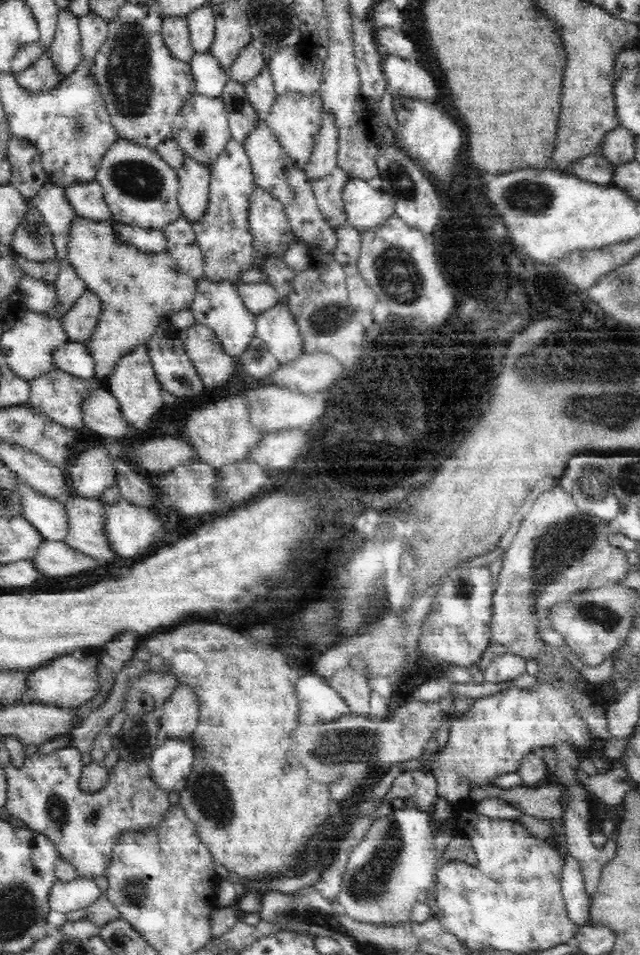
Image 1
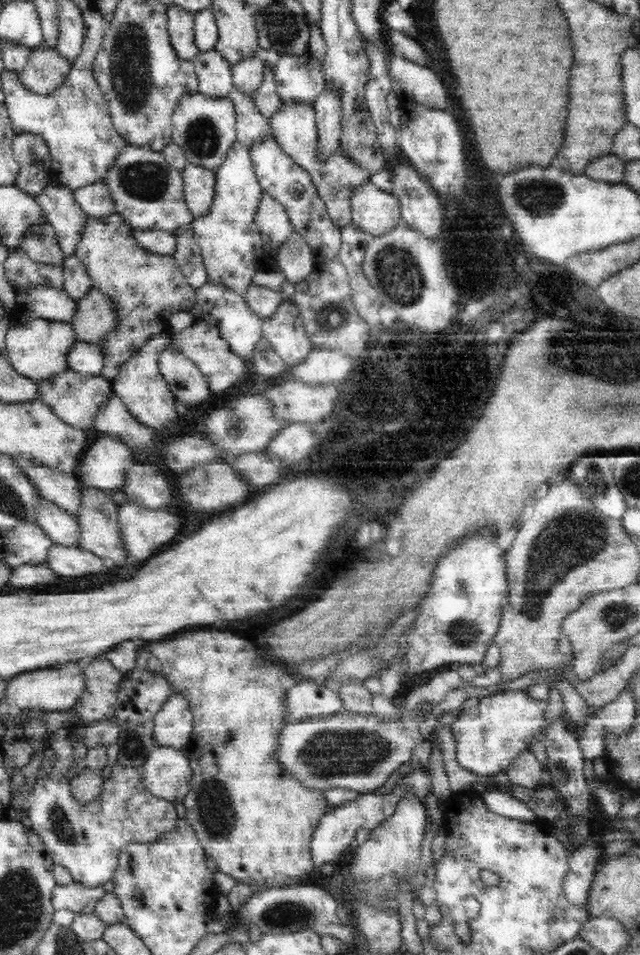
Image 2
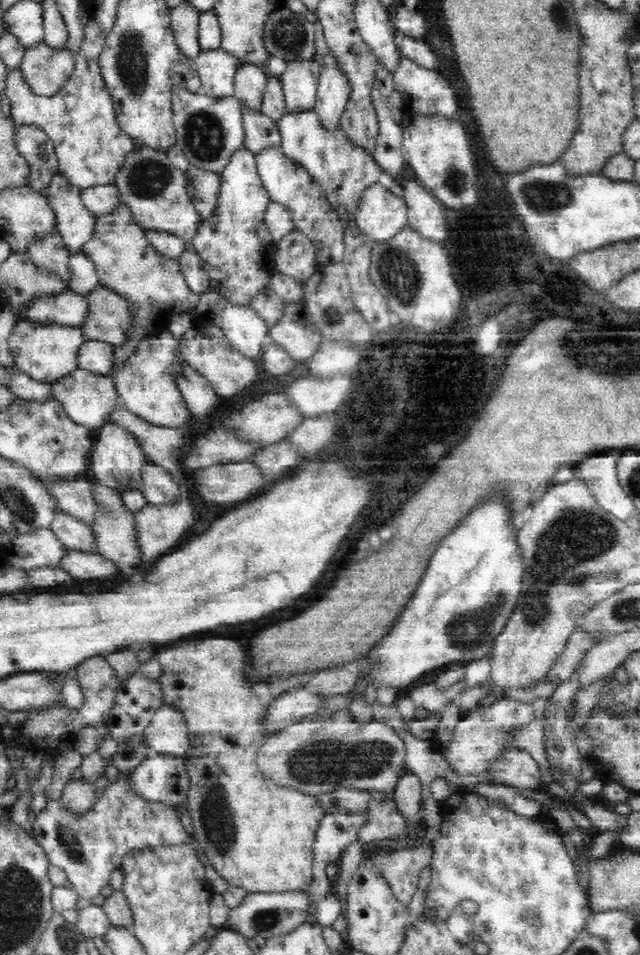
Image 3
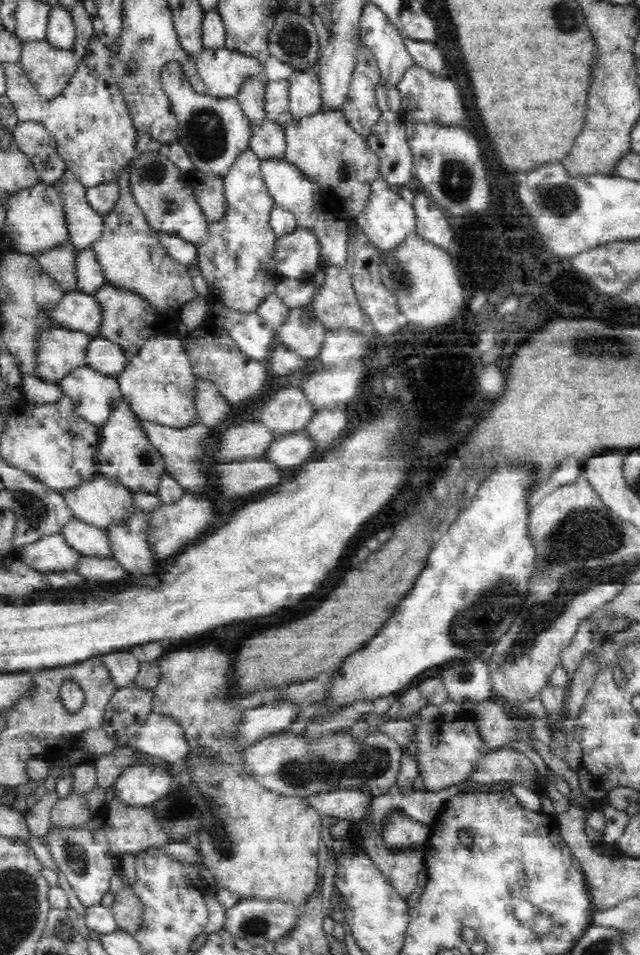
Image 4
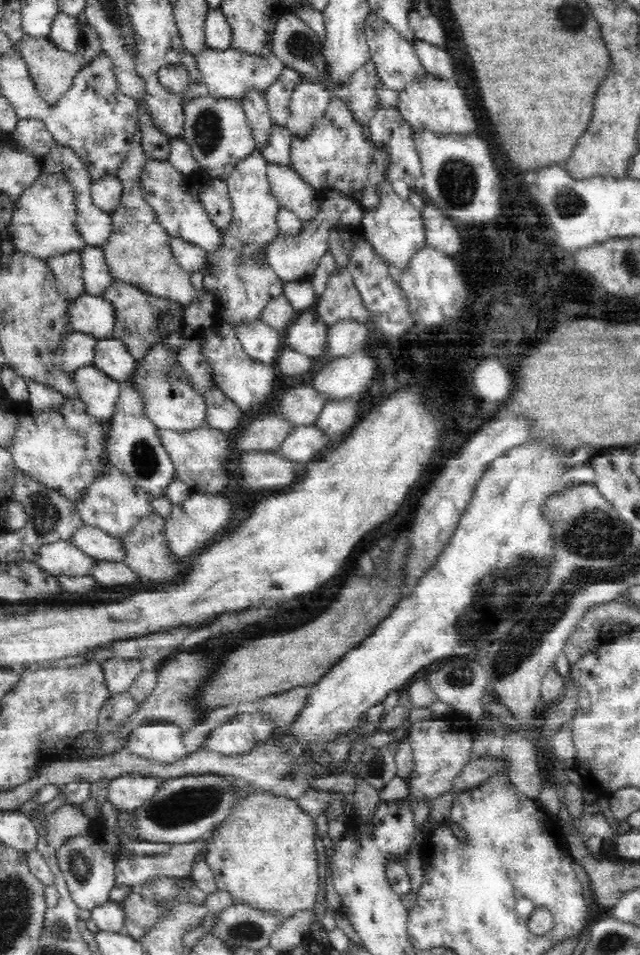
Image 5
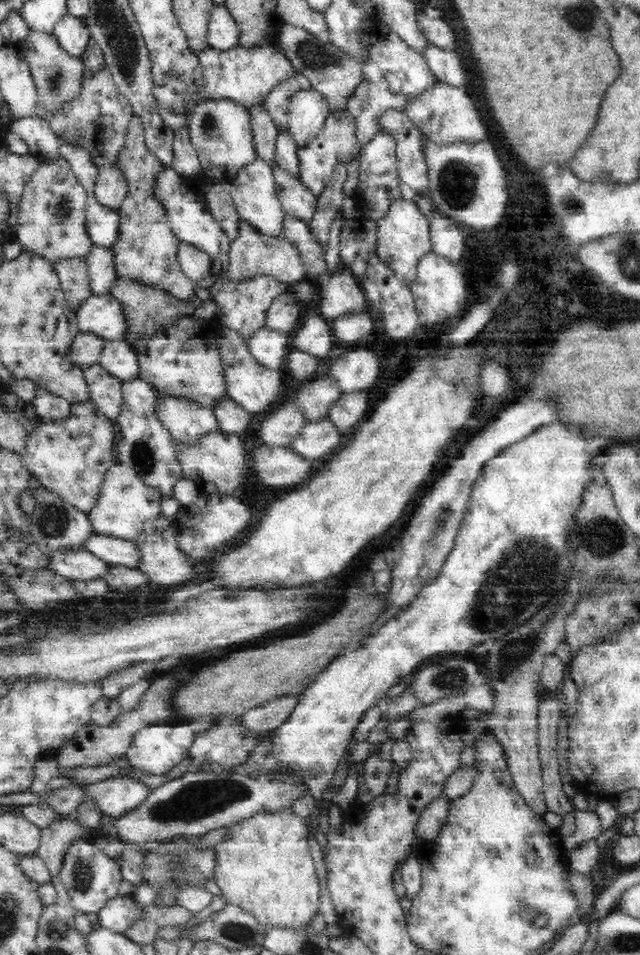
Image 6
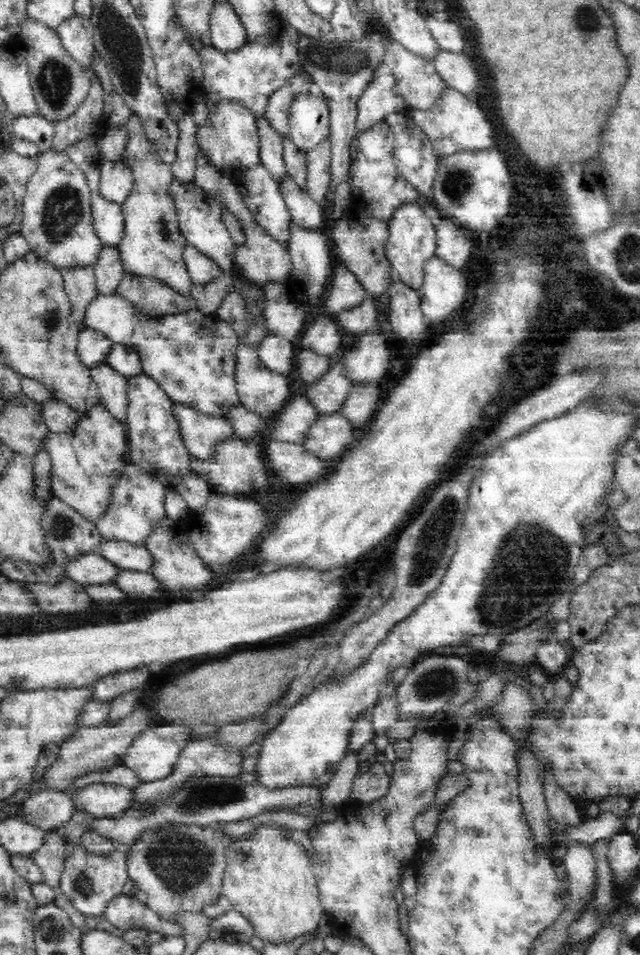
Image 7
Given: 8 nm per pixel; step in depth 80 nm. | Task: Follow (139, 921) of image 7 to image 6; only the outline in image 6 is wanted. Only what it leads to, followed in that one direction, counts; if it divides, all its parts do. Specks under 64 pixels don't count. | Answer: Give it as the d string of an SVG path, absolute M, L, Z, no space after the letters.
M116 896L104 903L96 912L96 918L100 927L122 933L136 914L137 904L132 901L131 896Z

